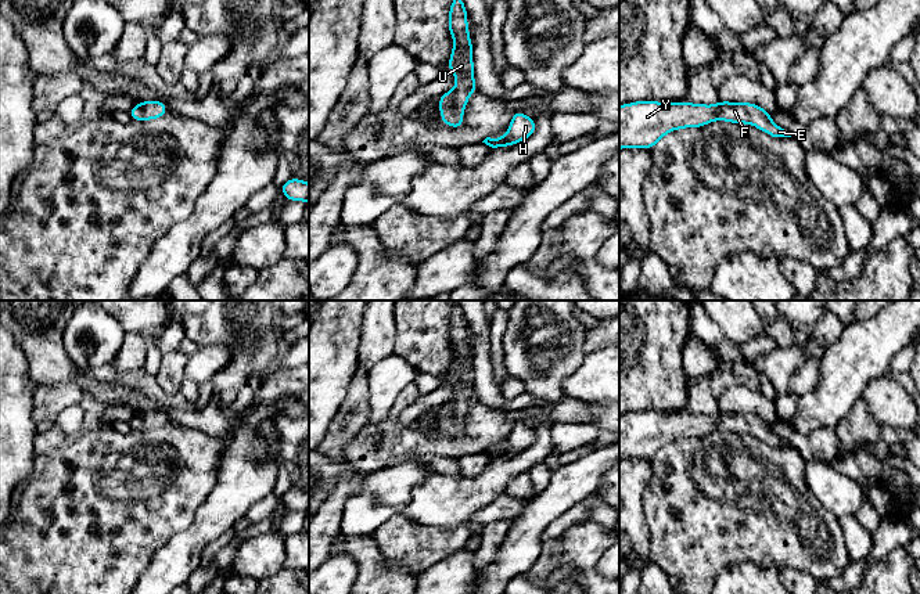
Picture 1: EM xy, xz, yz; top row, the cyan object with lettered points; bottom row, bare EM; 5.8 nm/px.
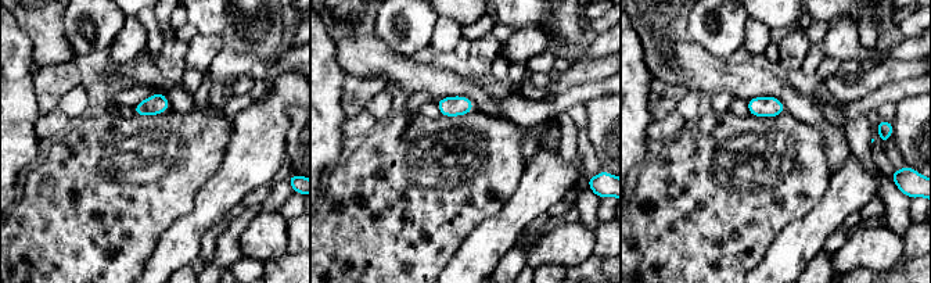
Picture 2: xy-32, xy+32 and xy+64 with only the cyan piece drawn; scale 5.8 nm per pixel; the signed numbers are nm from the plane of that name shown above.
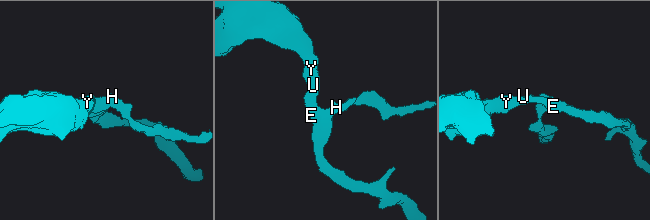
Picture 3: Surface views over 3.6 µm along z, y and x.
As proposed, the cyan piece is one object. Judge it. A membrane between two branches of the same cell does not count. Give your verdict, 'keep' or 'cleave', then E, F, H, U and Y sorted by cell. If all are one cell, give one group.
keep; groups E F H U Y

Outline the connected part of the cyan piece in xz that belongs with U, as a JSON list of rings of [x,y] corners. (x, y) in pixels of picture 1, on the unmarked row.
[[[454,306],[449,318],[448,339],[453,348],[453,360],[448,378],[456,388],[456,395],[450,402],[439,406],[441,431],[456,439],[463,436],[463,425],[468,407],[477,402],[474,389],[472,352],[467,332],[467,318],[459,306]]]

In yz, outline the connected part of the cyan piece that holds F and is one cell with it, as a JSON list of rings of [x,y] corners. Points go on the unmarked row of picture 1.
[[[635,411],[619,415],[619,460],[651,460],[673,440],[702,438],[715,431],[748,433],[772,447],[791,447],[772,431],[770,422],[752,413],[719,411],[707,415],[689,411]]]

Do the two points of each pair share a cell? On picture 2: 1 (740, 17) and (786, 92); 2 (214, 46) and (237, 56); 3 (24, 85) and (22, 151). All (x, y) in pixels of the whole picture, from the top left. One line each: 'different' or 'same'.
1: different
2: different
3: same

